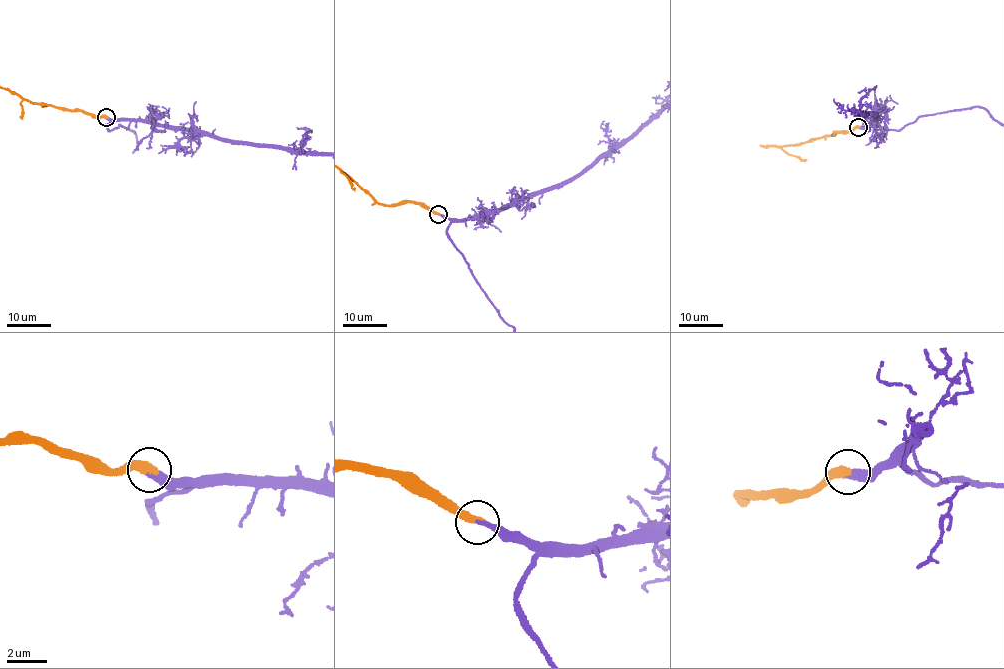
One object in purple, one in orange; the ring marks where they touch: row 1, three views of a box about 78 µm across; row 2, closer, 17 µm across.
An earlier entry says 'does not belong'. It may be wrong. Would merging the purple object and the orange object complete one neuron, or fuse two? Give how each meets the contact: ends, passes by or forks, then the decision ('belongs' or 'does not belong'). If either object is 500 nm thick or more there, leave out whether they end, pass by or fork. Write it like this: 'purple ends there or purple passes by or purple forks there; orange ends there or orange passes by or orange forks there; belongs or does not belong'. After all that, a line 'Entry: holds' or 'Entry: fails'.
purple ends there; orange ends there; belongs
Entry: fails

